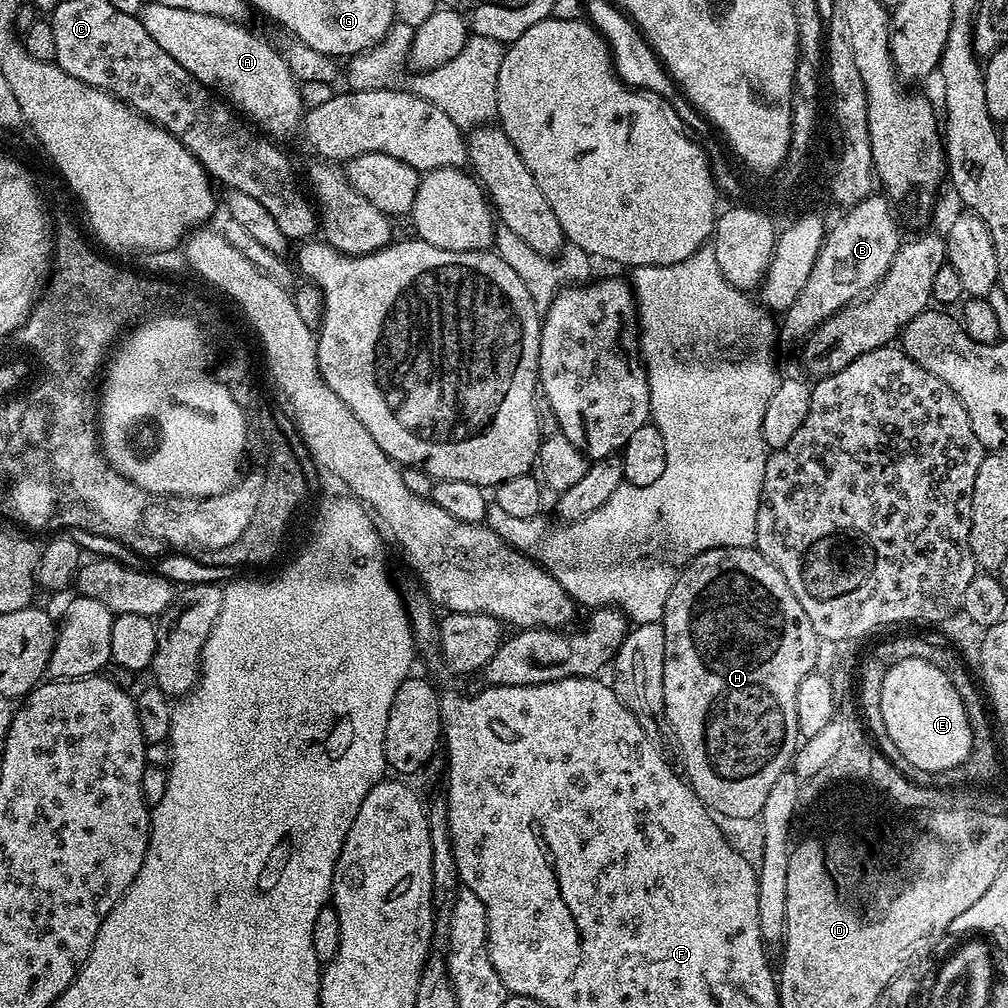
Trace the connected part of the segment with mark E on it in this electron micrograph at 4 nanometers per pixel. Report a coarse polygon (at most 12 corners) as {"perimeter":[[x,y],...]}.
{"perimeter":[[922,658],[889,664],[882,719],[902,758],[952,772],[972,750],[962,698]]}

